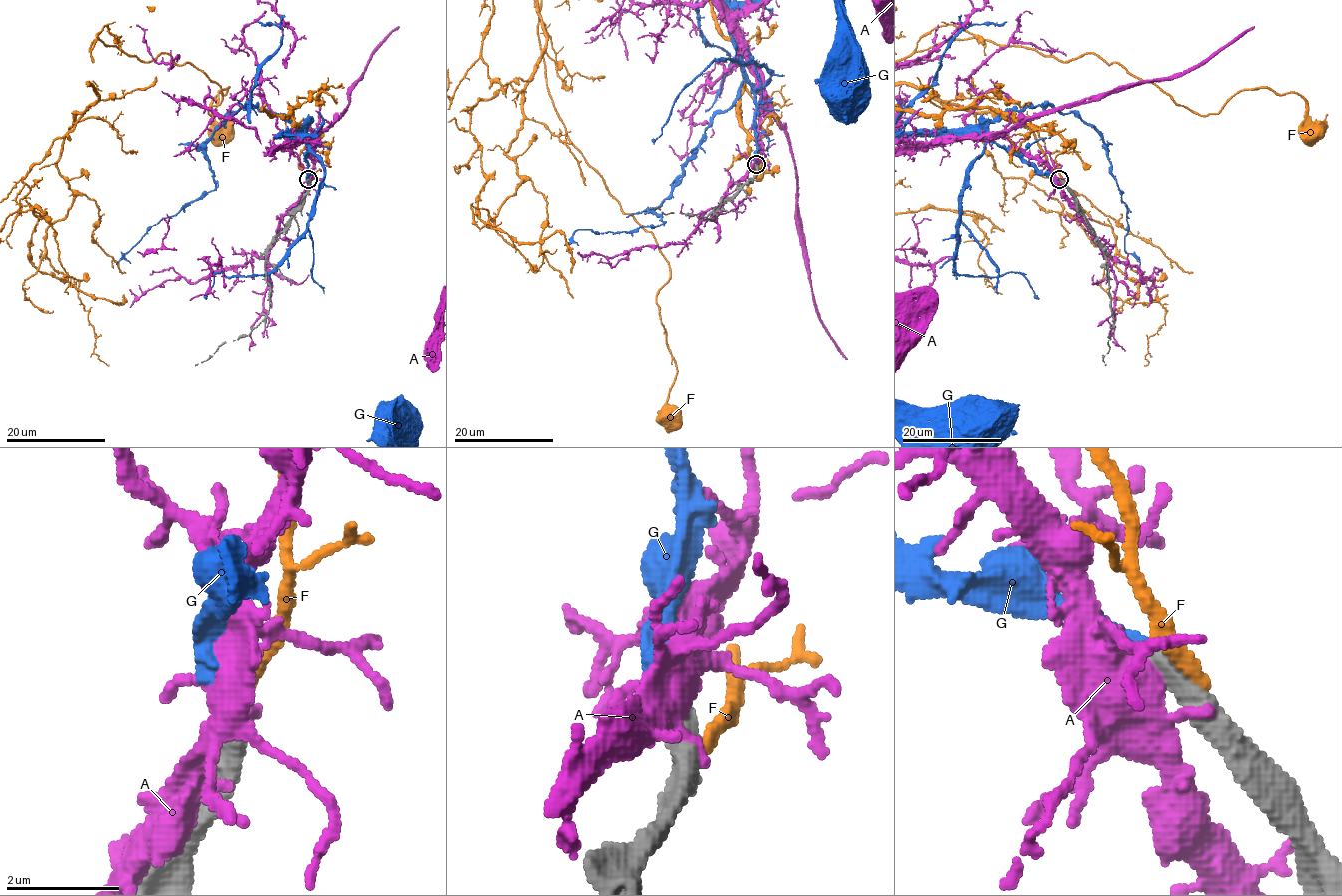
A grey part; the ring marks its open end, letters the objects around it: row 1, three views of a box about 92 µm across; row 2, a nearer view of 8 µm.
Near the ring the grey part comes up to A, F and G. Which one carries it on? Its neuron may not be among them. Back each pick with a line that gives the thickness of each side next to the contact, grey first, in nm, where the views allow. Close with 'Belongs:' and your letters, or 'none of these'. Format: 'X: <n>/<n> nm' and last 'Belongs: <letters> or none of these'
G: 440/550 nm
Belongs: G

